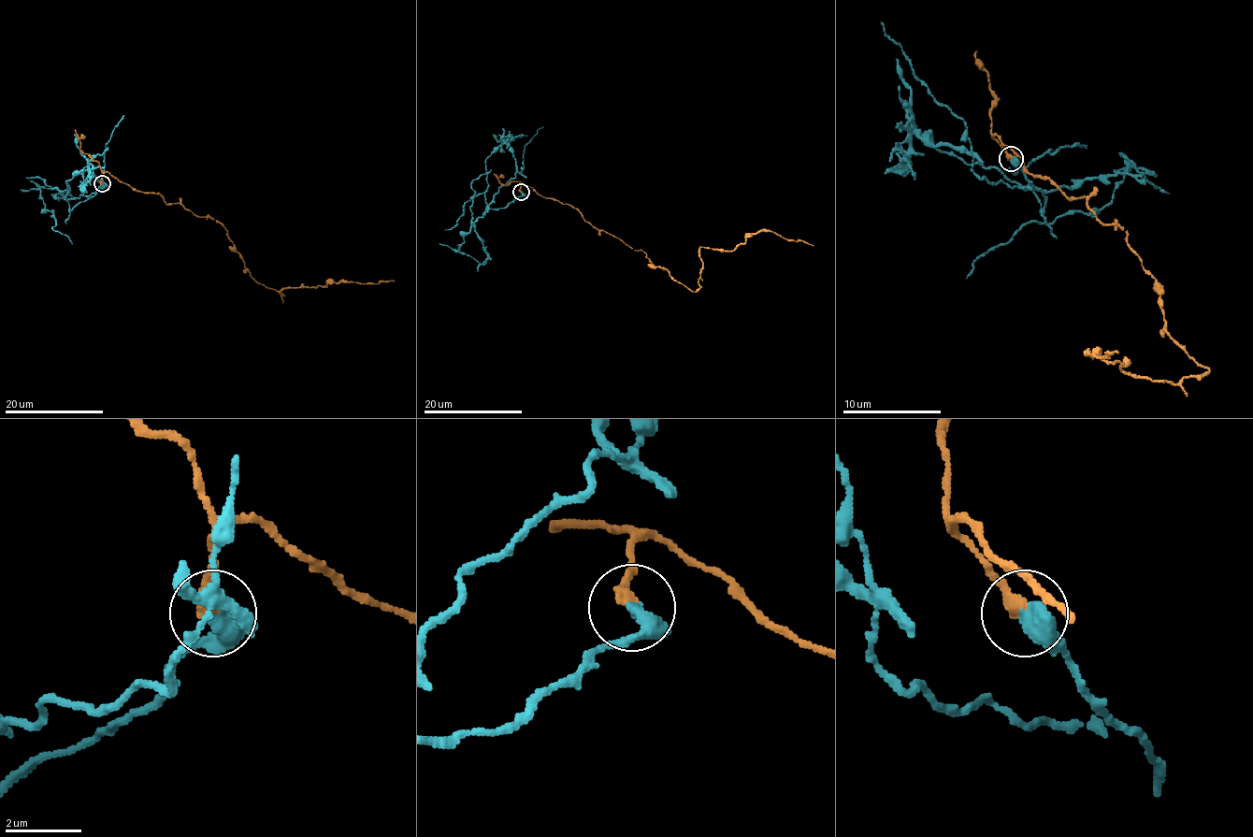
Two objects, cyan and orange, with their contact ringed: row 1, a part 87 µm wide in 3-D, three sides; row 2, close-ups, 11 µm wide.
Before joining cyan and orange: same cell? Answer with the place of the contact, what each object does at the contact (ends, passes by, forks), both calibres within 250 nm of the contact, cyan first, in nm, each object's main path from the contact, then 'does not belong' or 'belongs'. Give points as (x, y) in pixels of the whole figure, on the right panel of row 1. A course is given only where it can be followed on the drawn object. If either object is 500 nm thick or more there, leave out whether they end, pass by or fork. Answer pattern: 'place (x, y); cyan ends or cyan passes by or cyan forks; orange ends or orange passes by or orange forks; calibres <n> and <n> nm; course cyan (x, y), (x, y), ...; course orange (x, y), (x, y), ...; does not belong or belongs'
place (1011, 159); calibres 550 and 380 nm; course cyan (1011, 158), (1043, 209), (1040, 193), (1059, 185), (1153, 175), (1133, 165), (1099, 209), (1028, 222), (966, 279); course orange (1011, 158), (993, 136), (1126, 229), (1165, 330), (1210, 369), (1175, 384), (1087, 354), (1118, 353); does not belong

